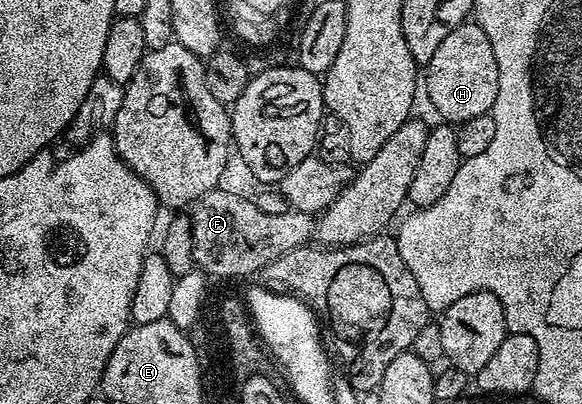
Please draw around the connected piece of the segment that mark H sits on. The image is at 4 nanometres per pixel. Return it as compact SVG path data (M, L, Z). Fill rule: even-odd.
M465 22L454 26L454 30L450 30L450 34L446 34L442 42L438 42L426 66L426 72L428 72L428 100L436 107L441 121L455 126L466 122L466 118L478 118L478 114L491 113L498 98L498 58L495 57L494 46L480 23Z

